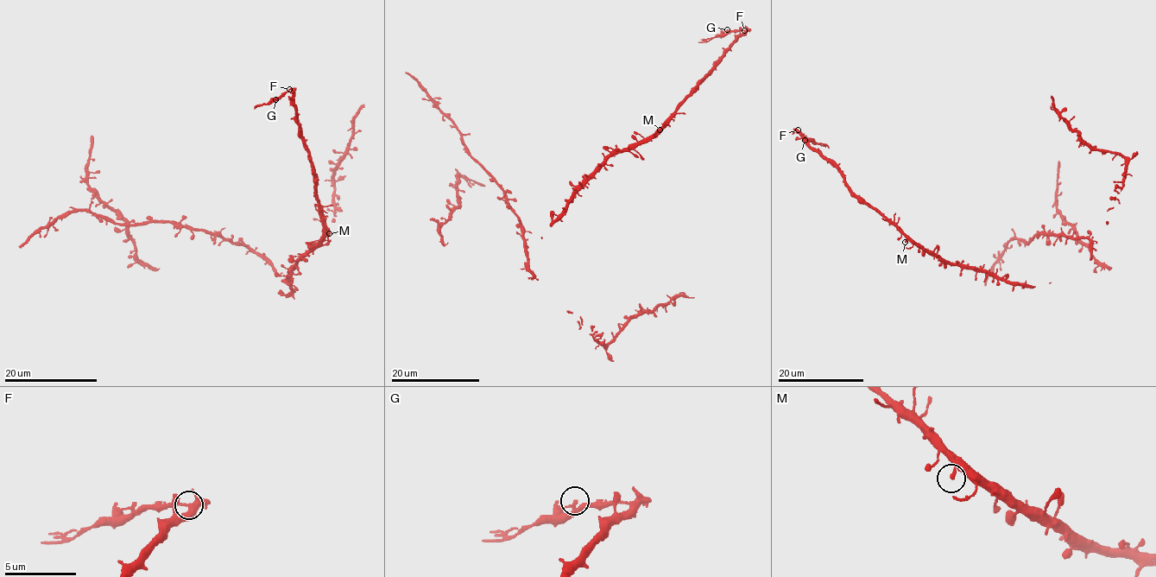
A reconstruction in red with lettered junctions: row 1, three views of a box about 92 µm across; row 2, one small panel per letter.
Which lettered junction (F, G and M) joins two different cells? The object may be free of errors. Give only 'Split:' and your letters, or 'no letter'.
Split: F

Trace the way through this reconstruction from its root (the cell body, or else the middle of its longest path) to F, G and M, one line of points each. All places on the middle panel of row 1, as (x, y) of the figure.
F: (552, 224), (567, 206), (572, 192), (607, 159), (636, 147), (663, 125), (744, 31)
G: (552, 224), (572, 192), (607, 159), (652, 136), (745, 31), (727, 29)
M: (552, 224), (567, 206), (572, 192), (607, 159), (646, 142), (660, 129)

